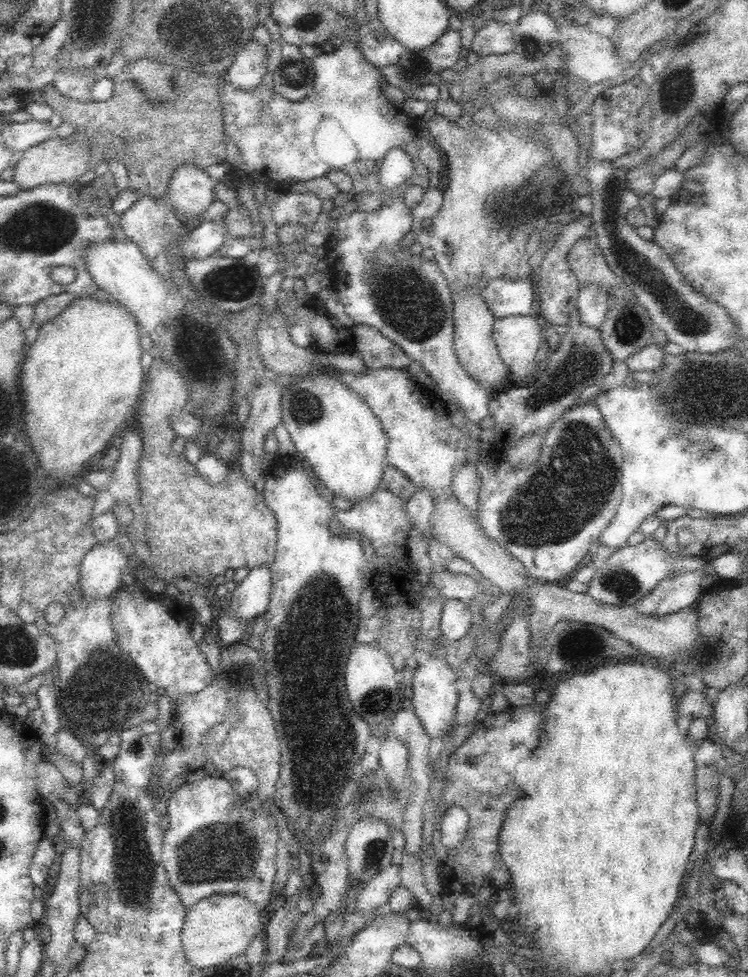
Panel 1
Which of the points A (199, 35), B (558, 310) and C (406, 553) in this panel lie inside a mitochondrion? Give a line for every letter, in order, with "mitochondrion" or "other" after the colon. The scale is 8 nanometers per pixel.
A: mitochondrion
B: other
C: other

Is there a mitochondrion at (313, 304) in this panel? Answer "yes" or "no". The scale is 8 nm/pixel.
no

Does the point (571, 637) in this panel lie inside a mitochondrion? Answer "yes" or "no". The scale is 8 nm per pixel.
yes

